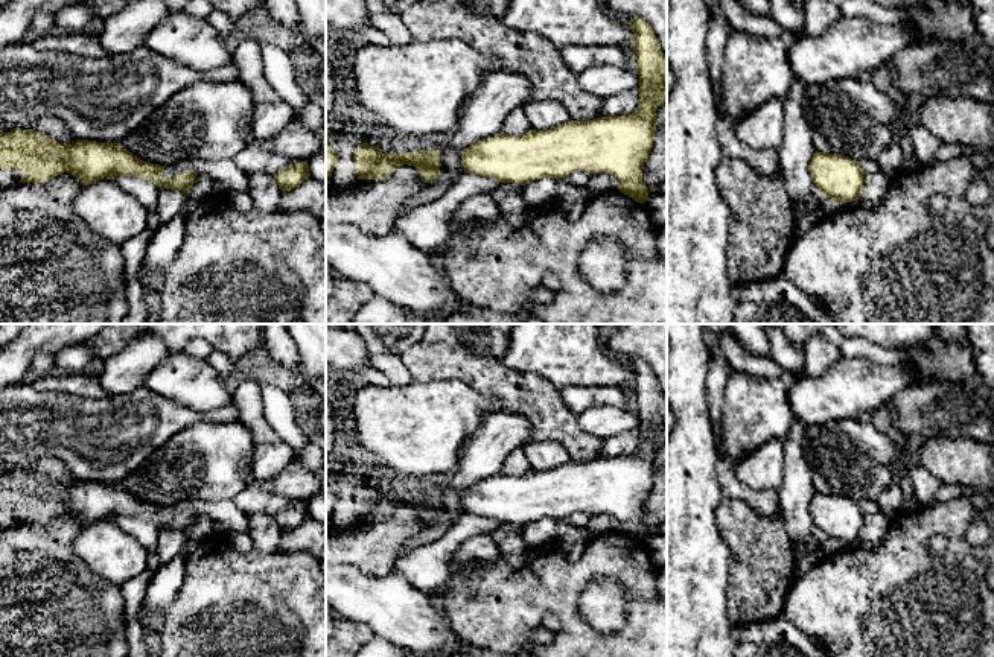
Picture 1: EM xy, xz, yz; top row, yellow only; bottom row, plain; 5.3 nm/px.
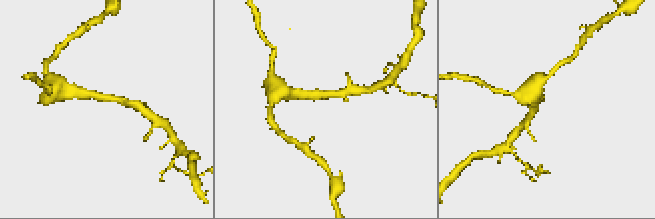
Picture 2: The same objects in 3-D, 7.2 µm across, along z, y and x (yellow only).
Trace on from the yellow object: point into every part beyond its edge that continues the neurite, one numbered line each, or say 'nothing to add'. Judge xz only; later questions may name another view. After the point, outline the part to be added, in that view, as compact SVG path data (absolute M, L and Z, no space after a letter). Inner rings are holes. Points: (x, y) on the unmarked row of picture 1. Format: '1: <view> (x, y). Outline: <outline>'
nothing to add

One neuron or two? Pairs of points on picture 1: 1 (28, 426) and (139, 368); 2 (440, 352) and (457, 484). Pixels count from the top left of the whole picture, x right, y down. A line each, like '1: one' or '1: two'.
1: two
2: two

